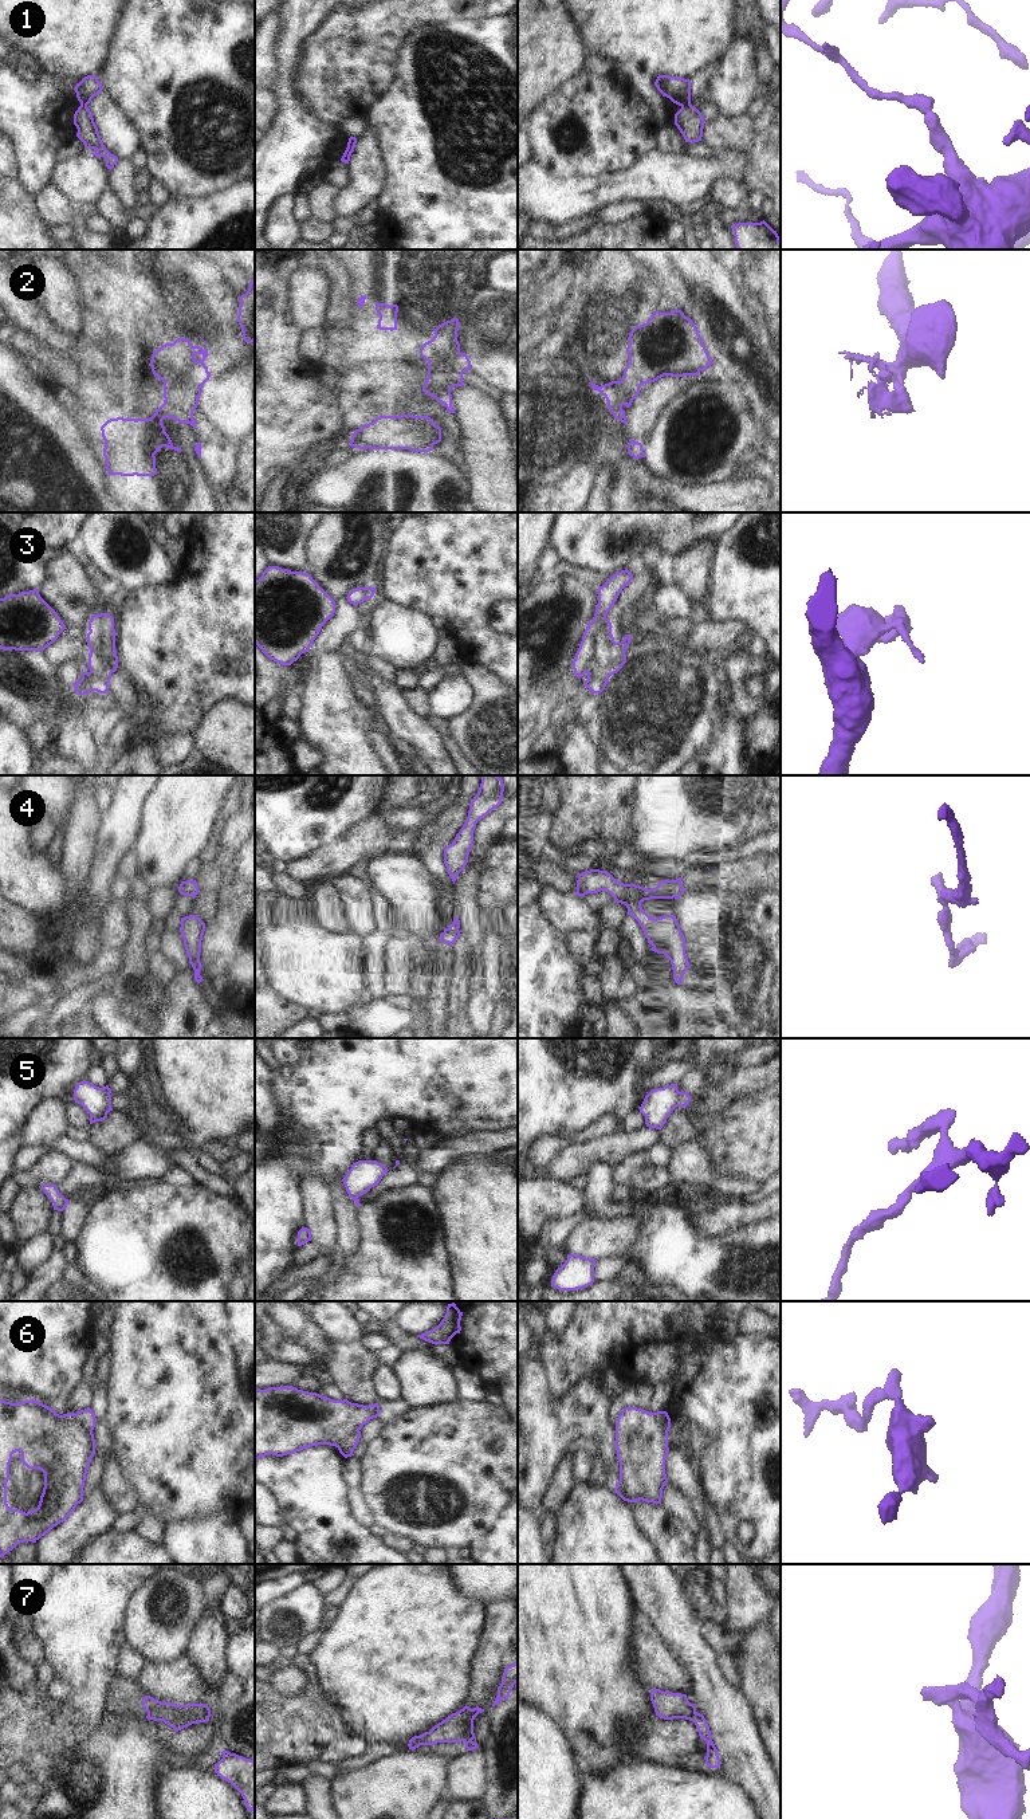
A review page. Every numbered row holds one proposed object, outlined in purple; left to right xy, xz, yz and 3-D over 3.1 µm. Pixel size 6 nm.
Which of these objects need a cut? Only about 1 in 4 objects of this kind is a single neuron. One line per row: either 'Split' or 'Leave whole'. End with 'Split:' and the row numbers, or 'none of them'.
1: Split
2: Split
3: Split
4: Leave whole
5: Leave whole
6: Split
7: Split
Split: 1, 2, 3, 6, 7.

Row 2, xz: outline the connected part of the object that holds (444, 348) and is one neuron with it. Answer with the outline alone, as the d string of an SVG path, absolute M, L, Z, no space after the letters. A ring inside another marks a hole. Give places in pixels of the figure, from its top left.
M453 318L435 329L435 337L420 347L420 355L440 366L456 368L460 354L457 341L459 319Z

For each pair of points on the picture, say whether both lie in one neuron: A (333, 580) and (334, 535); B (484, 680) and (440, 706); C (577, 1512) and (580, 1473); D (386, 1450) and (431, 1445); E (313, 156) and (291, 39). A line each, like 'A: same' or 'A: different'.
A: same
B: different
C: different
D: same
E: same

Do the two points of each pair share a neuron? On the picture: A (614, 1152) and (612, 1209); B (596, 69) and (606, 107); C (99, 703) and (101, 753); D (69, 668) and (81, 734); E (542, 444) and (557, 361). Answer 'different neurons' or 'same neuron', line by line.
A: different neurons
B: different neurons
C: different neurons
D: different neurons
E: same neuron

